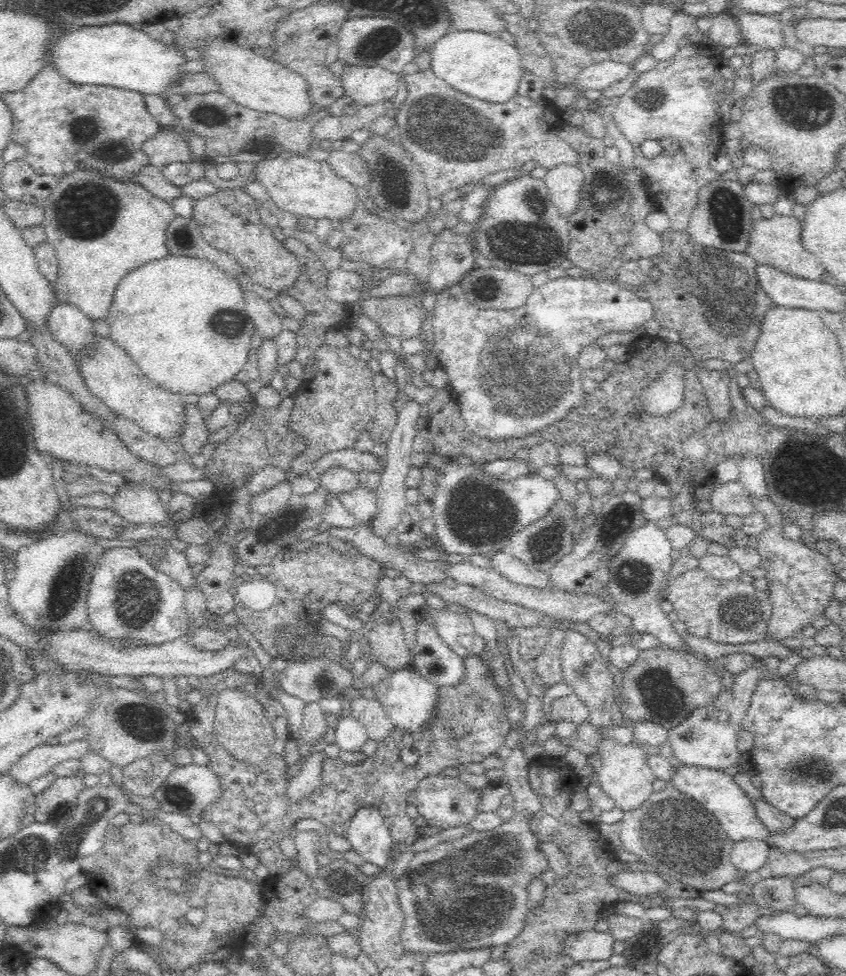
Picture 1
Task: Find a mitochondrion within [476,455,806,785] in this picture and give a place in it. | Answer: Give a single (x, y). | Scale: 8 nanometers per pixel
(632, 575)

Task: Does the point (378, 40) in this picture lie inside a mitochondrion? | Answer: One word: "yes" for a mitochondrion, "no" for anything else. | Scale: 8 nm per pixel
yes

